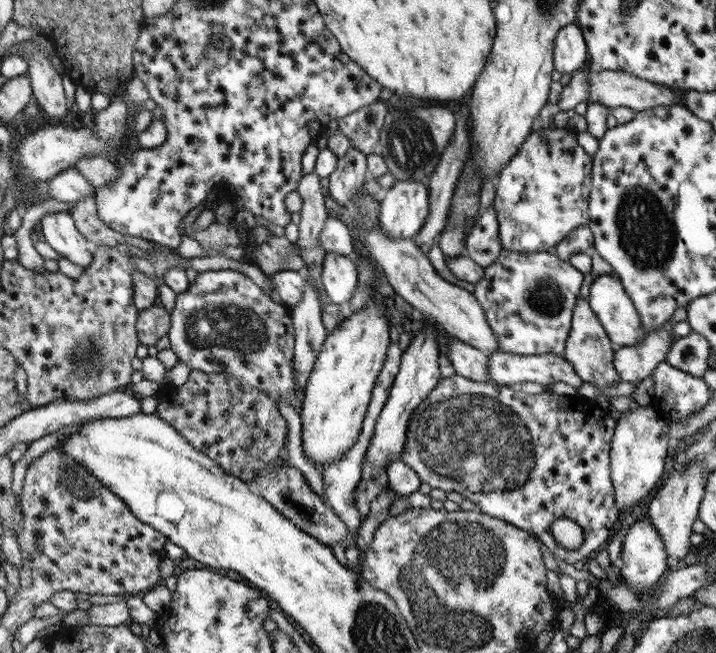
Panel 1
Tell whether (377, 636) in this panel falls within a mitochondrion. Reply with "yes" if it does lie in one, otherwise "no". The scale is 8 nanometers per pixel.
yes

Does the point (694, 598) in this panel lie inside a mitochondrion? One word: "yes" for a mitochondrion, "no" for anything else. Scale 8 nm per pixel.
no

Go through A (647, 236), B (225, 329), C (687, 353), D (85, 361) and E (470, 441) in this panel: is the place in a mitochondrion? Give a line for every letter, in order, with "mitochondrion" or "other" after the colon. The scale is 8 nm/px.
A: mitochondrion
B: mitochondrion
C: mitochondrion
D: mitochondrion
E: mitochondrion

